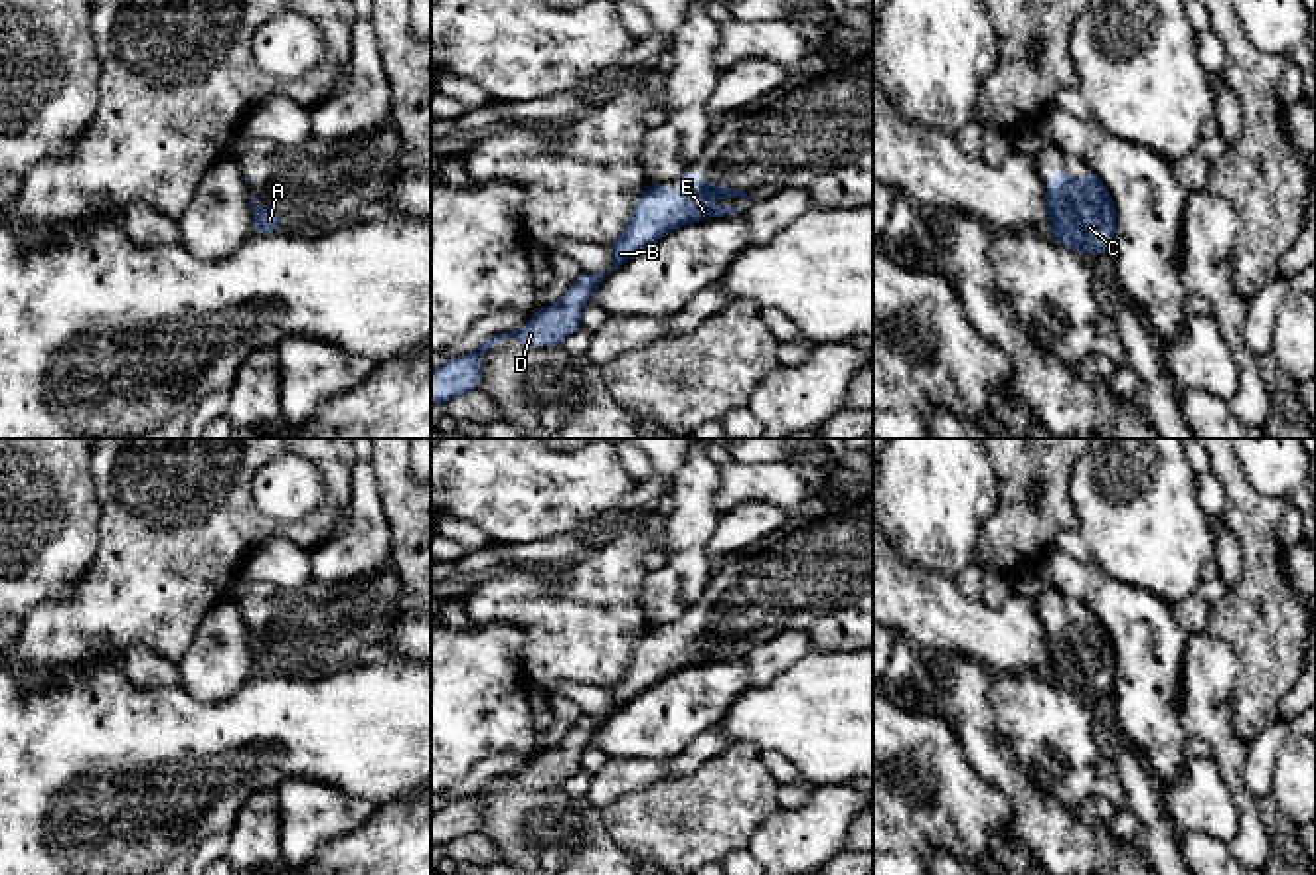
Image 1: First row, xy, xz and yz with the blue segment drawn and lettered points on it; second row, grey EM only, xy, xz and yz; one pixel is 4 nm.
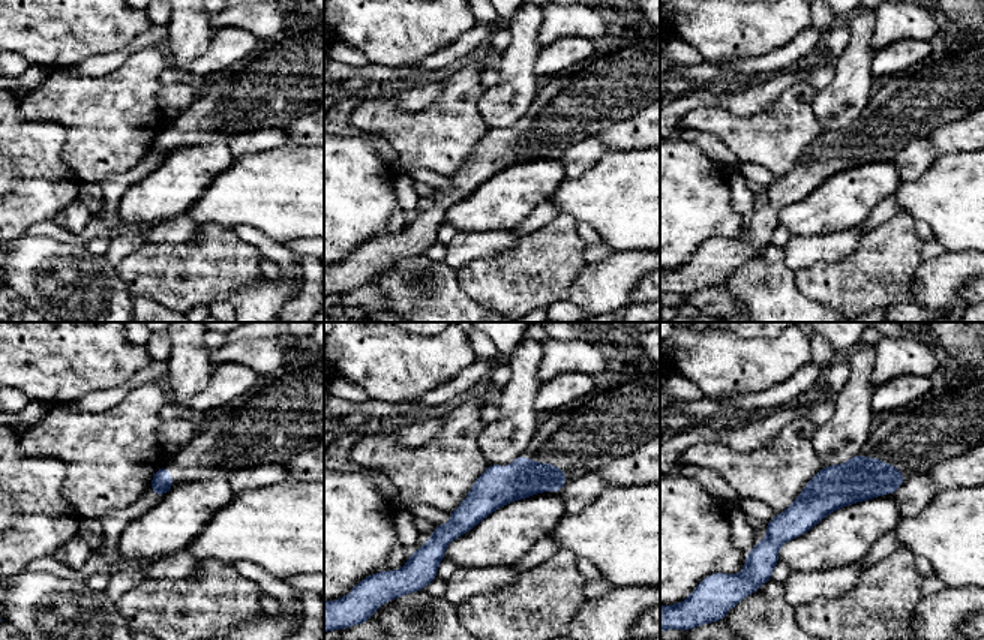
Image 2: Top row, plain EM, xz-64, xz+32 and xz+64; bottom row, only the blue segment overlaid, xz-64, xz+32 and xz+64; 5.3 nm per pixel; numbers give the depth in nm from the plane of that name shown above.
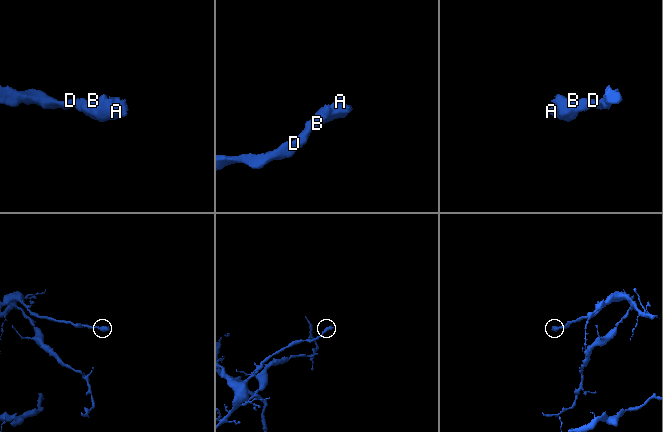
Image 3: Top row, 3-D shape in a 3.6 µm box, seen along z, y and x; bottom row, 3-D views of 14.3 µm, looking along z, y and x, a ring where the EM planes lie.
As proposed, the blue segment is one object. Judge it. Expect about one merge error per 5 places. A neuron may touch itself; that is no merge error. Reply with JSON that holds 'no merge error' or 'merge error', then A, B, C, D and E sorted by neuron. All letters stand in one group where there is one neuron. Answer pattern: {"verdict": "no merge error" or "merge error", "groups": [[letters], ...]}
{"verdict": "no merge error", "groups": [["A", "B", "C", "D", "E"]]}

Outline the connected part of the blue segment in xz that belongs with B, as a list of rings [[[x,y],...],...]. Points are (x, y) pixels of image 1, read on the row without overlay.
[[[650,624],[650,626],[648,626],[648,632],[646,632],[646,634],[640,638],[640,642],[636,644],[636,648],[634,648],[634,652],[632,652],[632,656],[630,656],[630,660],[628,660],[628,666],[626,666],[624,676],[622,676],[617,683],[609,685],[611,697],[613,697],[613,707],[611,707],[607,713],[603,713],[603,715],[581,713],[579,721],[569,729],[569,733],[567,733],[553,749],[549,749],[549,751],[539,751],[524,770],[514,772],[514,774],[500,774],[500,776],[496,776],[496,778],[484,782],[474,794],[470,794],[470,796],[466,796],[466,798],[462,798],[462,800],[454,800],[454,802],[447,804],[445,808],[431,812],[431,849],[433,849],[433,847],[439,847],[439,845],[447,845],[447,843],[451,843],[451,841],[454,841],[454,839],[458,839],[458,837],[462,837],[462,835],[466,835],[466,834],[478,832],[478,828],[480,828],[480,798],[482,798],[484,794],[488,794],[492,788],[496,788],[504,778],[514,780],[514,782],[520,784],[522,788],[561,788],[563,782],[565,782],[567,778],[571,778],[573,774],[577,774],[577,772],[581,770],[581,755],[583,755],[585,747],[589,745],[589,741],[593,739],[597,725],[599,725],[607,715],[611,715],[613,711],[624,707],[628,701],[632,701],[634,697],[638,697],[640,693],[644,693],[648,687],[652,687],[654,683],[662,681],[668,674],[672,674],[672,672],[676,672],[676,670],[680,670],[680,668],[703,664],[703,662],[709,662],[709,660],[723,660],[723,658],[735,658],[735,656],[741,656],[741,654],[737,654],[737,652],[733,652],[733,650],[713,650],[713,648],[709,648],[709,646],[692,646],[692,648],[688,648],[688,650],[682,650],[682,648],[678,646],[678,640],[676,640],[676,638],[668,638],[668,636],[666,636],[666,624]]]

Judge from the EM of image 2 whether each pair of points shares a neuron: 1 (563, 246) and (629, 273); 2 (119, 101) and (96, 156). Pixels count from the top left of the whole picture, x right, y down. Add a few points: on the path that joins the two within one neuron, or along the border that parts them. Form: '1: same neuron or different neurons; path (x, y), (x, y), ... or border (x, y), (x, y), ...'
1: different neurons; border (587, 264), (573, 281), (567, 294)
2: same neuron; path (119, 114), (99, 143)

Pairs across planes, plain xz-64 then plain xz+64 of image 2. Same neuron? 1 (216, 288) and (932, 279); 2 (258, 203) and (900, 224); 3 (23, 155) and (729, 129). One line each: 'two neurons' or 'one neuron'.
1: two neurons
2: two neurons
3: two neurons

